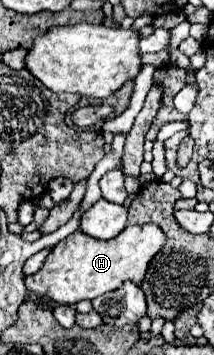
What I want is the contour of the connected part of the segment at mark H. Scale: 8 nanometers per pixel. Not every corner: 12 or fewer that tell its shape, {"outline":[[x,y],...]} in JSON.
{"outline":[[153,223],[99,241],[75,231],[29,291],[61,305],[141,285],[165,233]]}

